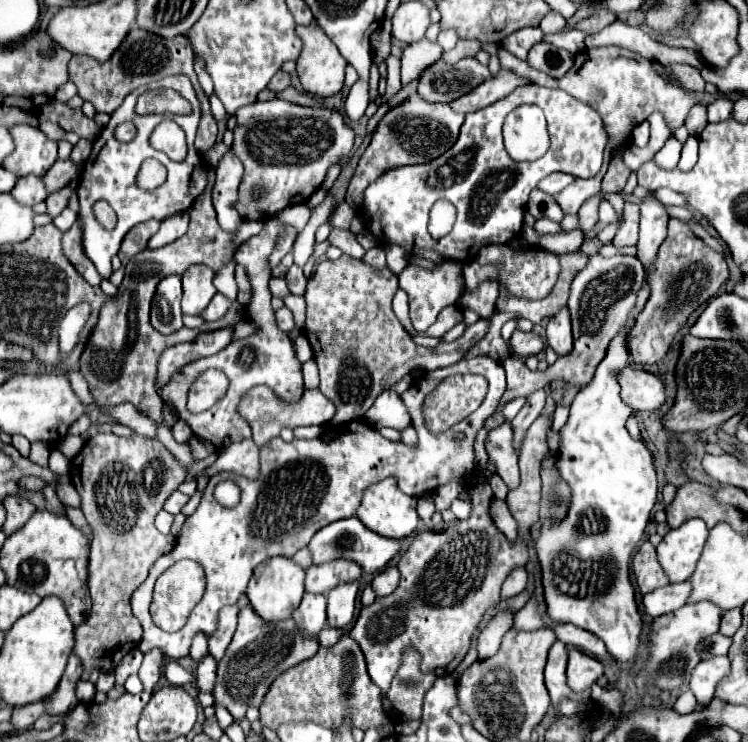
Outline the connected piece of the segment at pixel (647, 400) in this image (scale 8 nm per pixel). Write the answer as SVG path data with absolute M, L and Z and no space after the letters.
M626 367L620 373L620 387L622 387L622 401L636 411L658 411L666 403L666 389L662 379L656 373L646 369Z

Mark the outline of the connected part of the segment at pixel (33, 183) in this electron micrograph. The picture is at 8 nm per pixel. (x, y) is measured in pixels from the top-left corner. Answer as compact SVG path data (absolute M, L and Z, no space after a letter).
M26 175L26 177L20 177L20 179L18 179L16 187L12 189L12 195L14 195L22 205L34 207L36 203L46 201L48 191L46 191L46 185L44 185L44 179L42 179L42 177Z

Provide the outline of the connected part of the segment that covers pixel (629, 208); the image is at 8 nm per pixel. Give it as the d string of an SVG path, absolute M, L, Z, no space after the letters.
M626 203L624 205L624 217L620 223L620 229L614 237L614 245L616 247L624 247L624 245L636 245L639 238L639 205L634 203Z

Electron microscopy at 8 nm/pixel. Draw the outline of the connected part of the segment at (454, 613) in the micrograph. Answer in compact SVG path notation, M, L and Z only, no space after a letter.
M472 501L472 505L474 509L470 519L458 521L446 531L424 531L414 537L412 545L408 547L410 551L406 551L398 561L400 583L396 591L388 597L378 597L370 607L364 607L354 629L350 631L352 639L358 641L366 657L368 675L384 693L390 689L390 683L400 669L400 655L404 647L414 647L422 655L422 673L434 673L438 677L446 675L452 669L452 661L456 669L470 649L470 639L484 611L500 601L500 587L508 573L518 565L526 565L528 549L520 539L516 541L516 545L510 545L506 541L506 537L488 517L488 501Z

